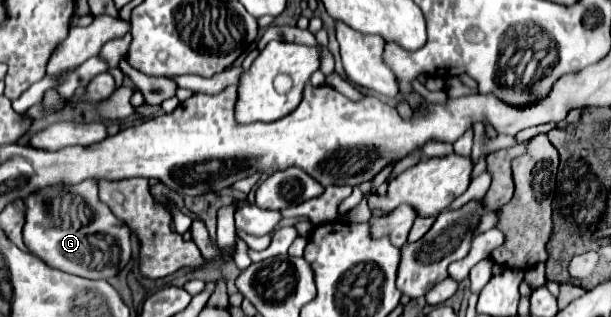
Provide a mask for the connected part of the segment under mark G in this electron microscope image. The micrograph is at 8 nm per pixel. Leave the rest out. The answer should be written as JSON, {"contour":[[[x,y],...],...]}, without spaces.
{"contour":[[[86,179],[78,185],[50,185],[30,193],[24,199],[26,223],[24,243],[50,267],[84,279],[116,277],[132,259],[130,227],[122,223],[98,197],[98,179]]]}

